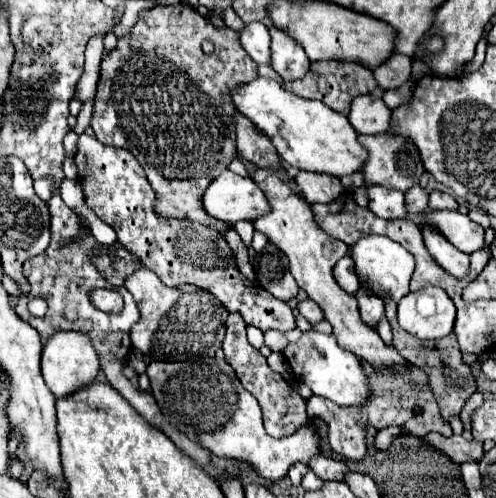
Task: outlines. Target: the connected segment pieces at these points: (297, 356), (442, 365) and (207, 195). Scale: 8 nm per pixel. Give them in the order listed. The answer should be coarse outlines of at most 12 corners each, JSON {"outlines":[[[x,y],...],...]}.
{"outlines":[[[316,330],[284,348],[294,376],[338,406],[364,406],[362,364]],[[382,298],[394,348],[424,370],[444,420],[460,414],[476,380],[456,334],[436,342],[404,332]],[[230,170],[208,186],[204,208],[226,224],[270,212],[258,184]]]}

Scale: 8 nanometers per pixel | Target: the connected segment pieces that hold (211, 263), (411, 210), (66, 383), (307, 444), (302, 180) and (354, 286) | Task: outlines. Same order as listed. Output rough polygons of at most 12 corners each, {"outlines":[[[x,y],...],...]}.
{"outlines":[[[82,134],[86,204],[166,286],[194,284],[248,326],[292,308],[240,274],[220,234],[160,218],[128,150]],[[420,186],[404,194],[406,212],[428,212],[428,192]],[[58,332],[42,350],[42,376],[56,398],[98,374],[92,340]],[[218,358],[150,360],[164,416],[208,452],[278,482],[320,452],[310,424],[262,426]],[[298,172],[294,178],[310,204],[330,204],[344,186],[336,176]],[[348,256],[334,266],[334,278],[350,294],[360,288]]]}

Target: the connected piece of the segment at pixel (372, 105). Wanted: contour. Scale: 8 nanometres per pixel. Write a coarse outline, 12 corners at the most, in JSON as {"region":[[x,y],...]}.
{"region":[[382,98],[352,100],[348,120],[358,134],[382,134],[392,110]]}

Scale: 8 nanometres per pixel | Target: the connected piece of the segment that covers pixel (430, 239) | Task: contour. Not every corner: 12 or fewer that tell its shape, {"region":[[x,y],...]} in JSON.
{"region":[[434,226],[422,236],[432,258],[452,276],[468,274],[470,256],[456,250]]}

